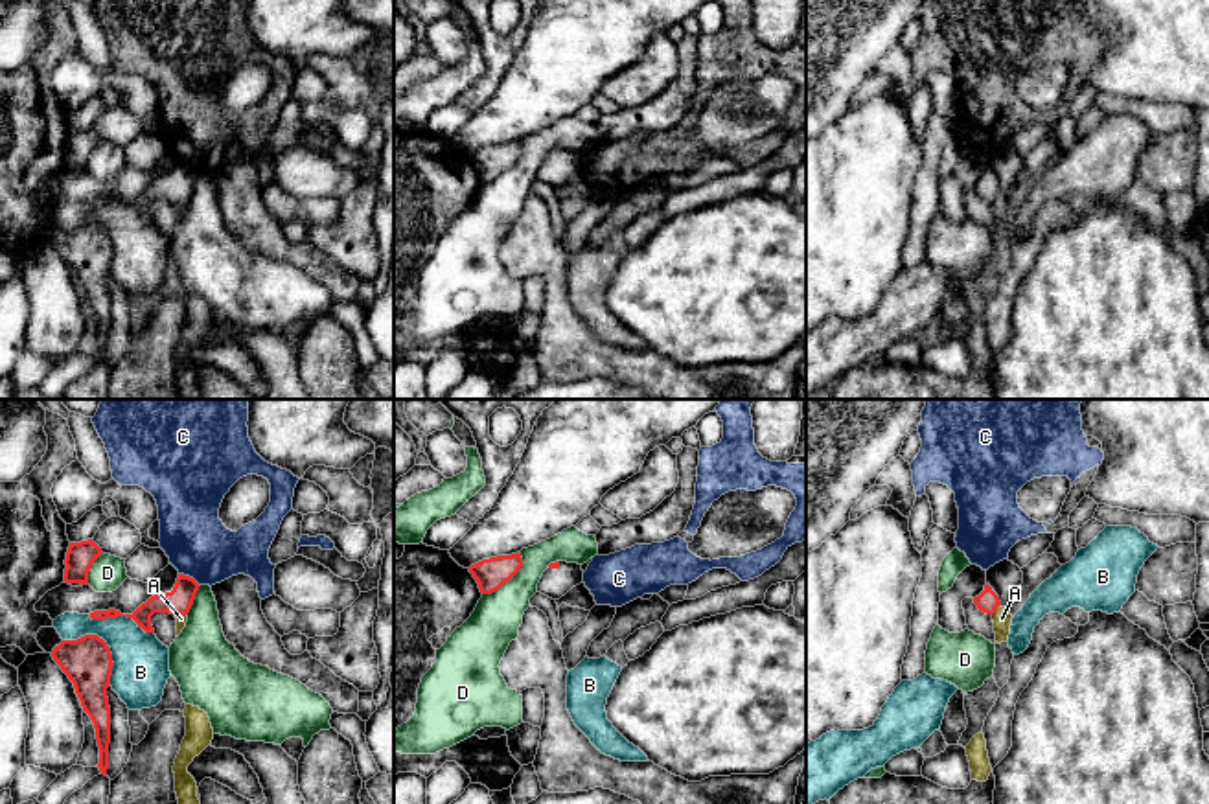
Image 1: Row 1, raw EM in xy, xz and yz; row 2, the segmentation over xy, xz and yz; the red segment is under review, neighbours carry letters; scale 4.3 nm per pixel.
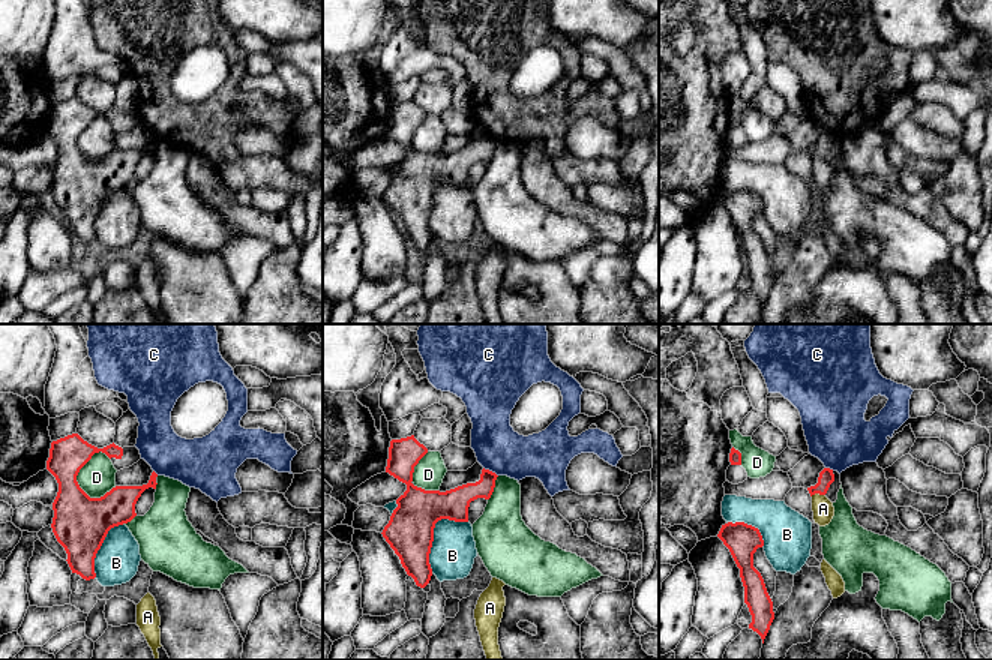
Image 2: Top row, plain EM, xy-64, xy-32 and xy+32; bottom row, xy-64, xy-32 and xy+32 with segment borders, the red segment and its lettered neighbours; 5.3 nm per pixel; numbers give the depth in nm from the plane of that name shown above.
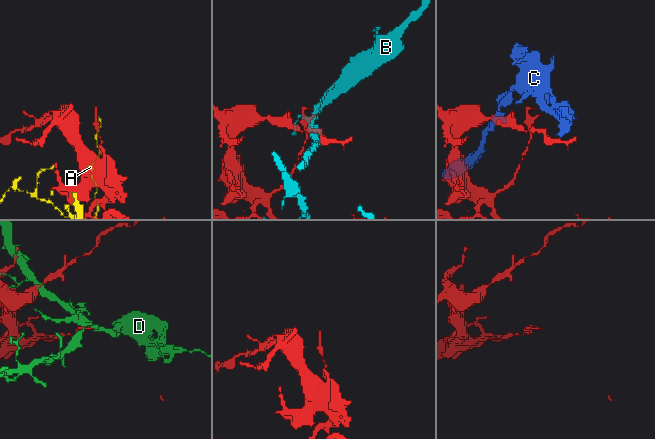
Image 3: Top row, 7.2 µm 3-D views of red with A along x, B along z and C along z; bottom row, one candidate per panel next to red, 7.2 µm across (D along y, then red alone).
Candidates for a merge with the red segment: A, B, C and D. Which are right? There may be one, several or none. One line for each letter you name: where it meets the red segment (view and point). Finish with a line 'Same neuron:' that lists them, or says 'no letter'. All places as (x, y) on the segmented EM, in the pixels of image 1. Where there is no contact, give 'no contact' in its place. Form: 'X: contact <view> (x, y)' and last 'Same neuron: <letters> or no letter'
Same neuron: no letter

